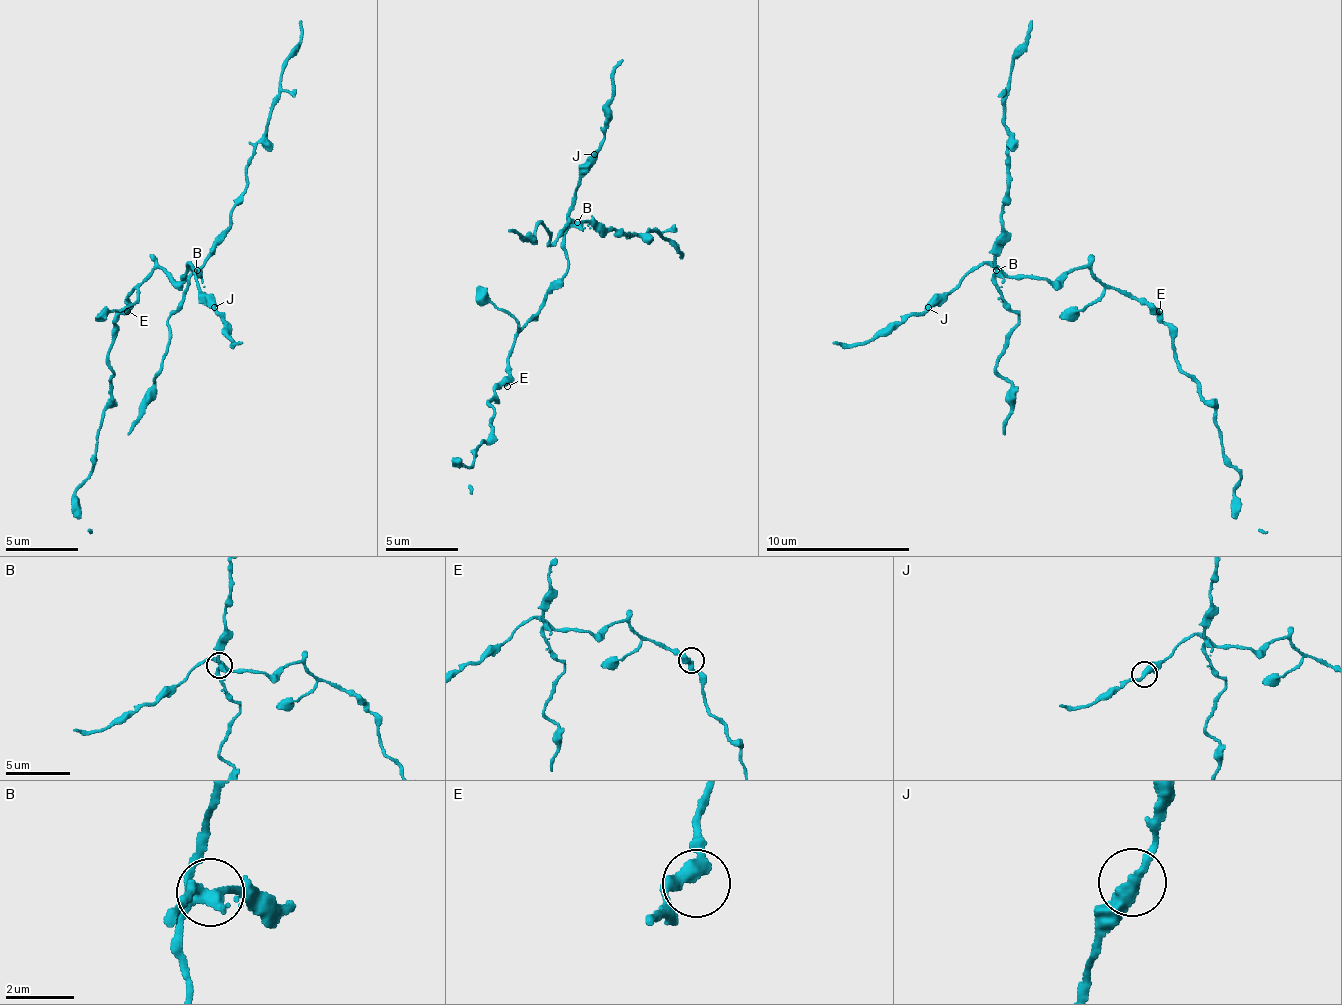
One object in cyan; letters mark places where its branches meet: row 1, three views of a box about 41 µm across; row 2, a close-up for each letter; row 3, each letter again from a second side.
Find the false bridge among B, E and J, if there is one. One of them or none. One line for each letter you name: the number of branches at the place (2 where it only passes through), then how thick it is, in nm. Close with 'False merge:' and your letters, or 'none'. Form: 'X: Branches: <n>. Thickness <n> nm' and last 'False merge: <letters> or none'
B: Branches: 4. Thickness 320 nm
False merge: B

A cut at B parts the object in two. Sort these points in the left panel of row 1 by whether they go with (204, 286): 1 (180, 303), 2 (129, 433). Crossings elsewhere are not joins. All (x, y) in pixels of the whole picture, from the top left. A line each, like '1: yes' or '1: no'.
1: no
2: no

